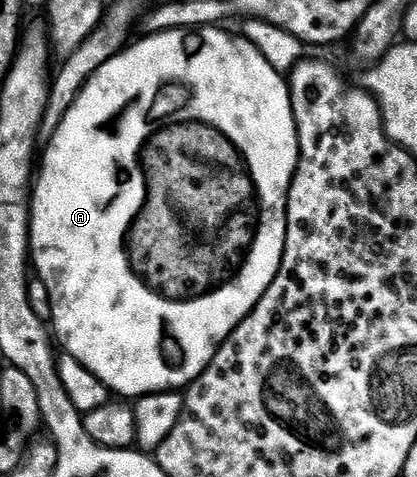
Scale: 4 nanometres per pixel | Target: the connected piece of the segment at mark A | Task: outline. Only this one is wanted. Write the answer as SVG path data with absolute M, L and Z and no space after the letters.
M203 26L195 30L164 30L161 34L150 34L142 37L142 42L134 41L125 47L120 54L115 55L79 92L75 104L63 116L59 128L48 139L45 150L45 159L40 159L39 169L35 174L35 185L31 190L31 217L29 219L29 245L31 247L31 266L35 271L36 277L47 284L47 292L51 296L51 330L55 335L56 341L62 342L64 353L69 354L79 364L83 364L103 384L109 387L114 395L120 396L125 400L136 400L146 394L159 393L161 391L180 391L188 387L189 383L195 381L198 376L211 364L211 360L217 354L217 350L233 335L233 329L246 318L247 315L259 304L259 300L267 292L267 288L275 280L275 276L281 267L281 257L285 251L285 241L287 240L287 208L289 207L289 189L293 183L293 177L299 164L299 136L297 135L297 121L293 115L293 105L289 95L288 81L283 74L276 71L264 59L259 49L252 46L247 39L242 36L232 38L227 31L214 26Z

